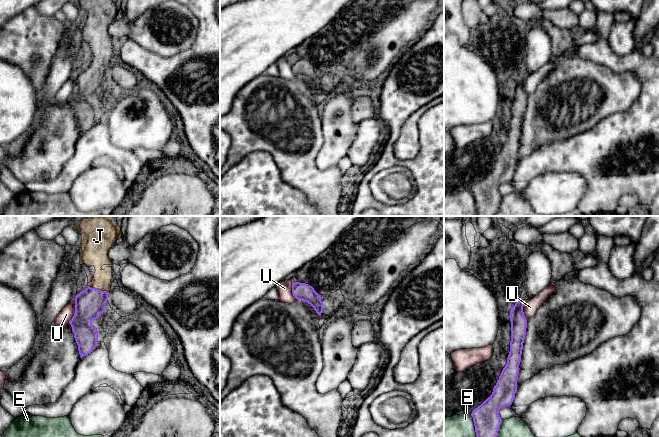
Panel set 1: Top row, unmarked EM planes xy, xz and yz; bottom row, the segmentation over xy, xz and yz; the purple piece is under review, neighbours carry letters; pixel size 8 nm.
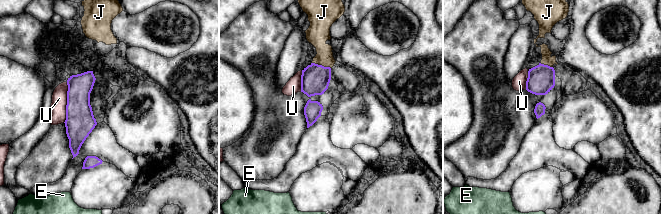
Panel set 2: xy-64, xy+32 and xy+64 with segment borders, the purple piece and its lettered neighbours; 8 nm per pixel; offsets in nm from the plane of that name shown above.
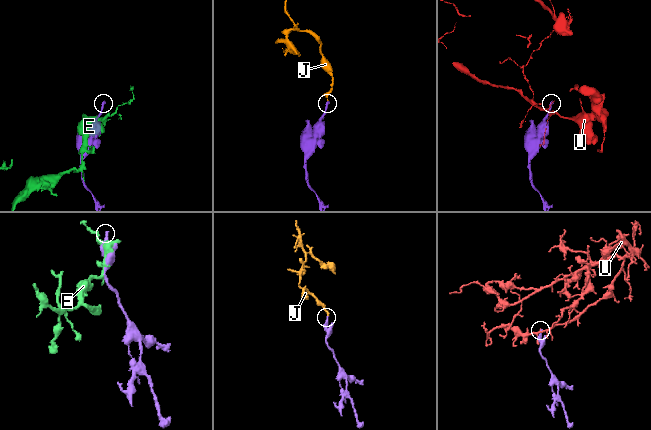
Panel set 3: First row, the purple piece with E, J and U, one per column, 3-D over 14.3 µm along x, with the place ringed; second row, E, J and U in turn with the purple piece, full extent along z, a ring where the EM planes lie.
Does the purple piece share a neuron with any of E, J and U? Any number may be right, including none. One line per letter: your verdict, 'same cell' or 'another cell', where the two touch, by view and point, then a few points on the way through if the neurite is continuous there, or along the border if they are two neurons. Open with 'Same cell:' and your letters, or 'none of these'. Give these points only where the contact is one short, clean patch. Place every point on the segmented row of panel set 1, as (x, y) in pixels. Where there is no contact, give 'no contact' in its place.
Same cell: J
E: another cell; contact yz (474, 425)
J: same cell; contact xy (98, 289); way xy (90, 303), (98, 289), (102, 279)
U: another cell; contact xy (75, 310)

